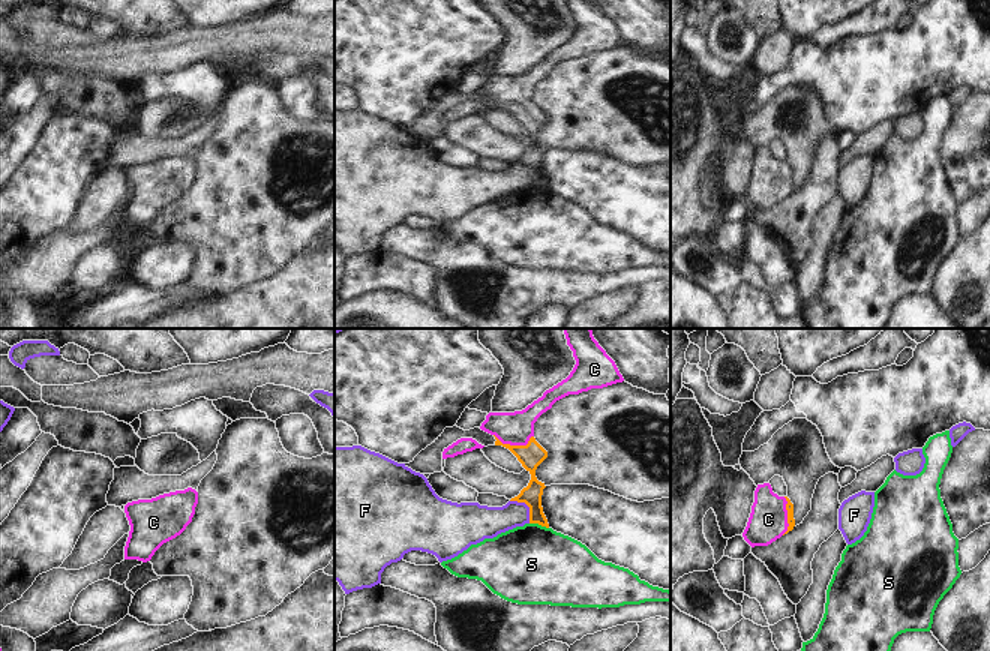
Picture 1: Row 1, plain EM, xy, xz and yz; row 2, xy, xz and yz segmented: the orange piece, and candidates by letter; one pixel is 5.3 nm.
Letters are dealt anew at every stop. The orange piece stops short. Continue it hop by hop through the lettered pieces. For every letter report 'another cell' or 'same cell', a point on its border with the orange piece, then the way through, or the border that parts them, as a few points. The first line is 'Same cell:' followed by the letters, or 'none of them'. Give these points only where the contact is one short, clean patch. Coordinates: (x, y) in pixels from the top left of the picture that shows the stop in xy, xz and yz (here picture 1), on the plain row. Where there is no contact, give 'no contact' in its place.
Same cell: C
C: same cell | xz (515, 110) | across xz (531, 119), (522, 110), (515, 110), (516, 92)
F: another cell | xz (527, 168)
S: another cell | xz (539, 188) | along xz (530, 186), (537, 186), (548, 192)

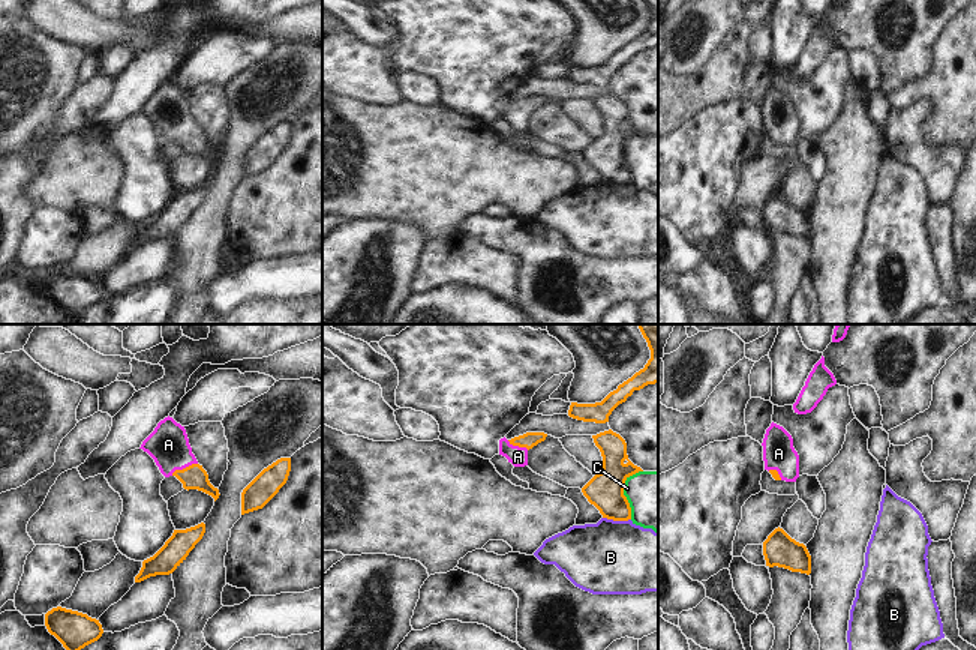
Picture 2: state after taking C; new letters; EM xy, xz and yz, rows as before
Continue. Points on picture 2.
Same cell: A
A: same cell | xy (183, 132) | across xy (194, 140), (183, 132), (168, 108)
B: another cell | xz (616, 183) | along xz (603, 180), (630, 183)
C: another cell | xz (622, 155)

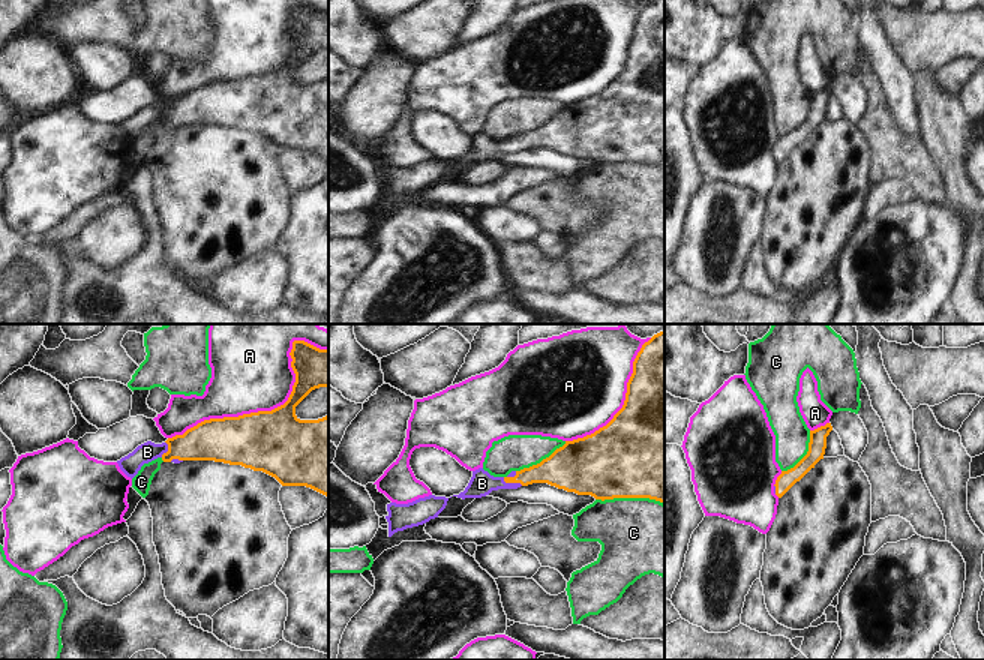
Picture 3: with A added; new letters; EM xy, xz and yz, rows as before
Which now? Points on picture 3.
Same cell: B
A: another cell | xy (275, 72)
B: same cell | xz (512, 146) | across xz (557, 134), (519, 141), (512, 146), (482, 147)
C: another cell | xz (630, 161)

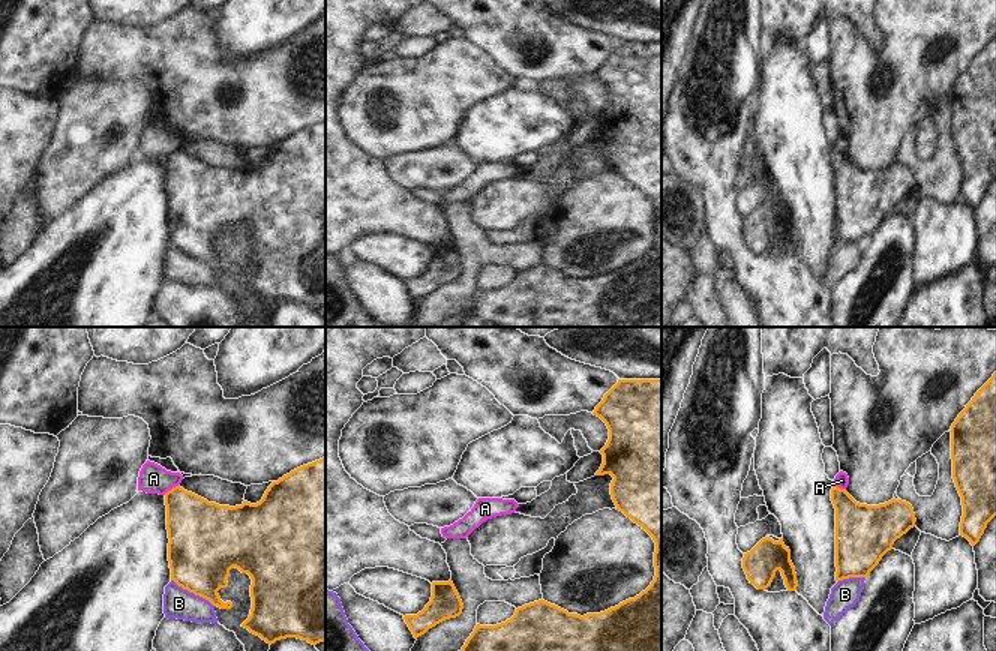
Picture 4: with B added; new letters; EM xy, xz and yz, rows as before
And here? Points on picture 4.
Same cell: none of them
A: another cell | xy (171, 153) | along xy (177, 149), (164, 158)
B: another cell | xy (192, 255)

